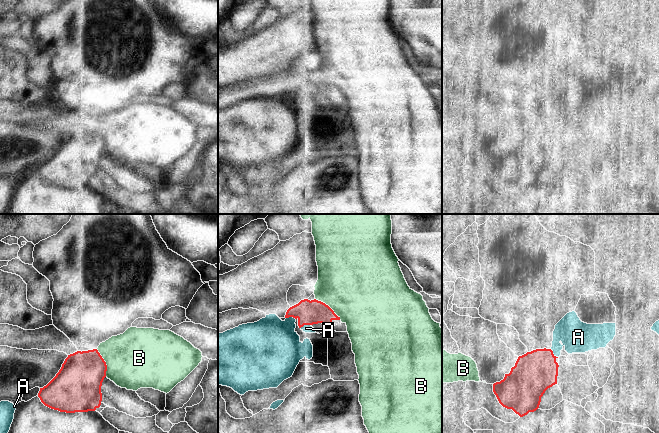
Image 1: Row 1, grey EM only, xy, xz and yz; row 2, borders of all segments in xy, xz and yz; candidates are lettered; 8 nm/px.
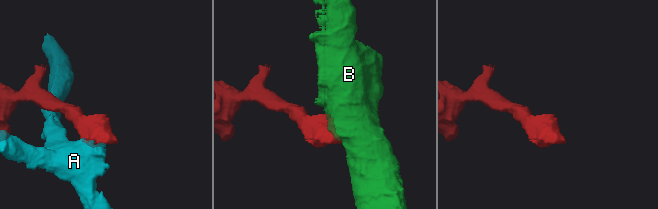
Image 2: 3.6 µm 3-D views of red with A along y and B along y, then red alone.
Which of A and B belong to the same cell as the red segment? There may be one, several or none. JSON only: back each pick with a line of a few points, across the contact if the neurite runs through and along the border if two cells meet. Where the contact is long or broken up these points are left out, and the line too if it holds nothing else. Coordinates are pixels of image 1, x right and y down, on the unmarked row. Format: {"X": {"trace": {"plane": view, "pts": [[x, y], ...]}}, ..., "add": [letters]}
{"add": []}

